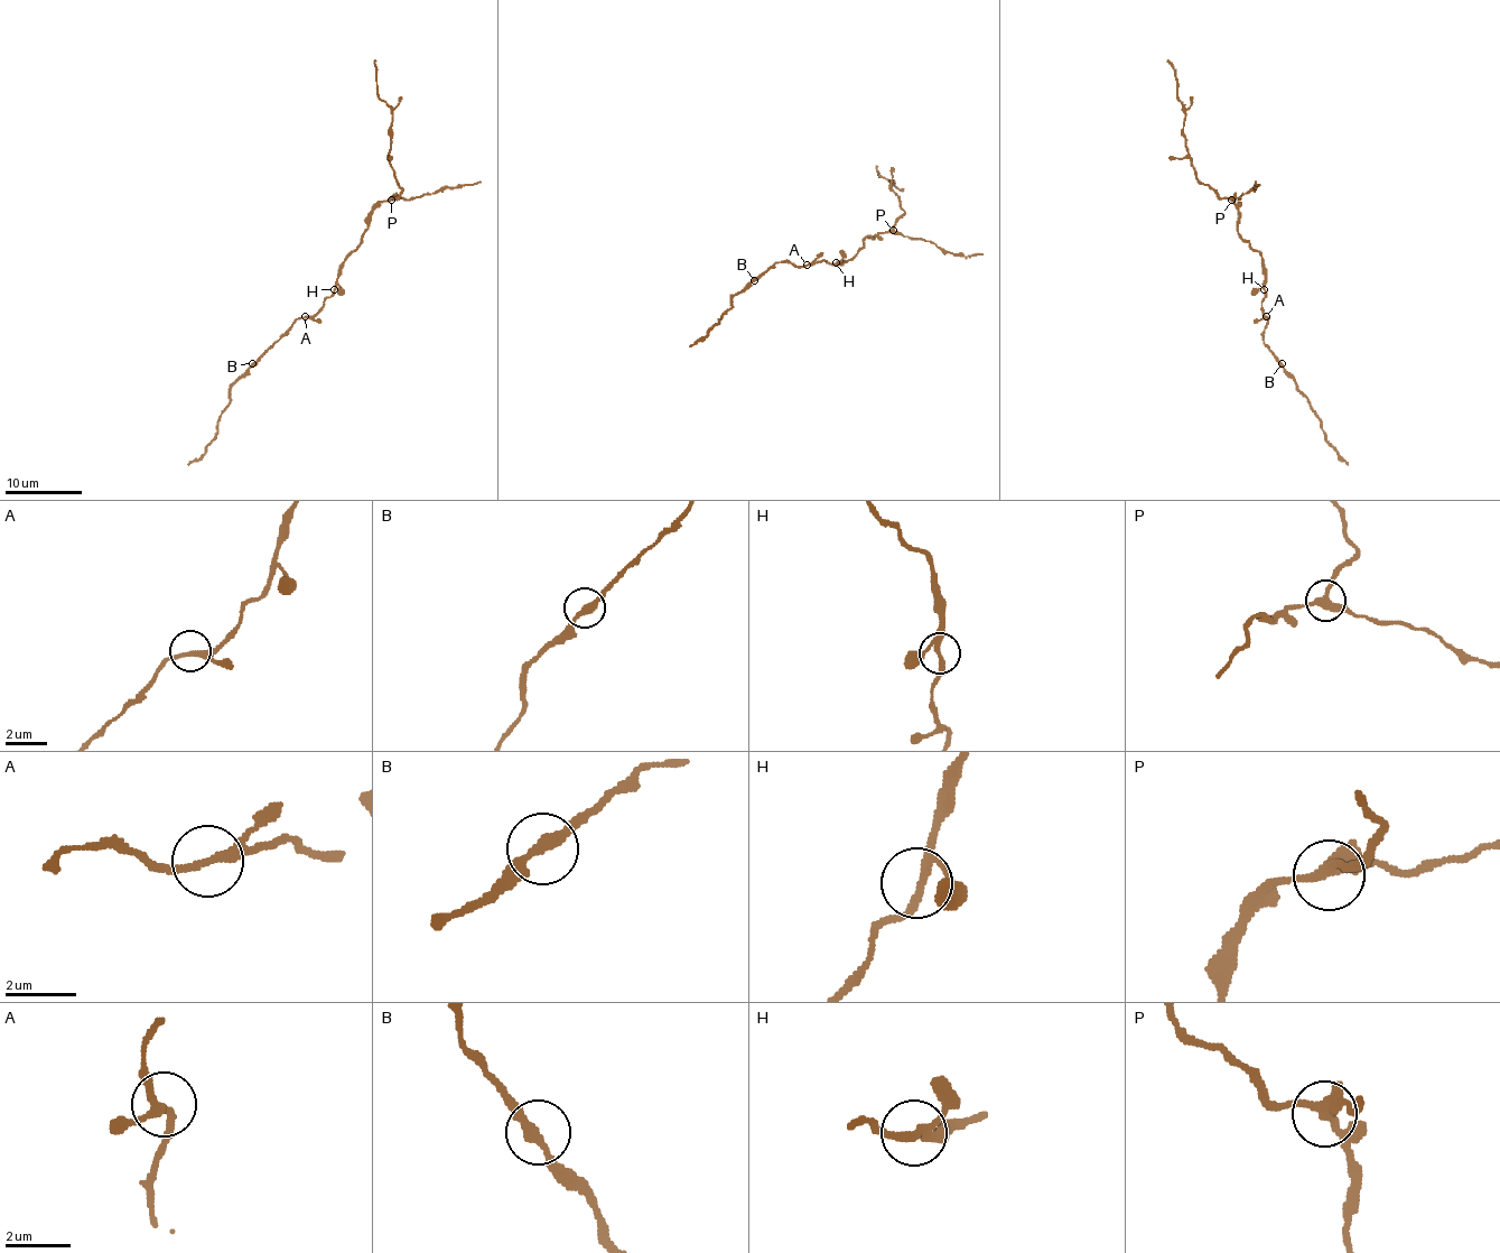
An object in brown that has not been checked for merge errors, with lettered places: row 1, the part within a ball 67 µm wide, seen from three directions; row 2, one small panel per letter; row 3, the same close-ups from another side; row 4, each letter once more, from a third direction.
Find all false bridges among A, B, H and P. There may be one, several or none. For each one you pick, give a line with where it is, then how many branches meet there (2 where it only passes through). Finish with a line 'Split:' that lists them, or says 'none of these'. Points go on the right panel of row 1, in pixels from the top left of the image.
Split: none of these

